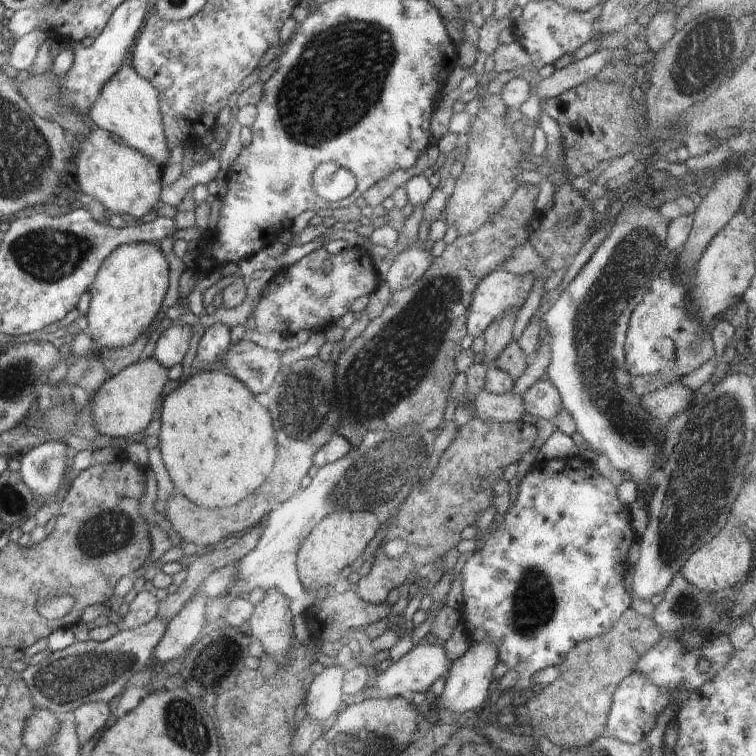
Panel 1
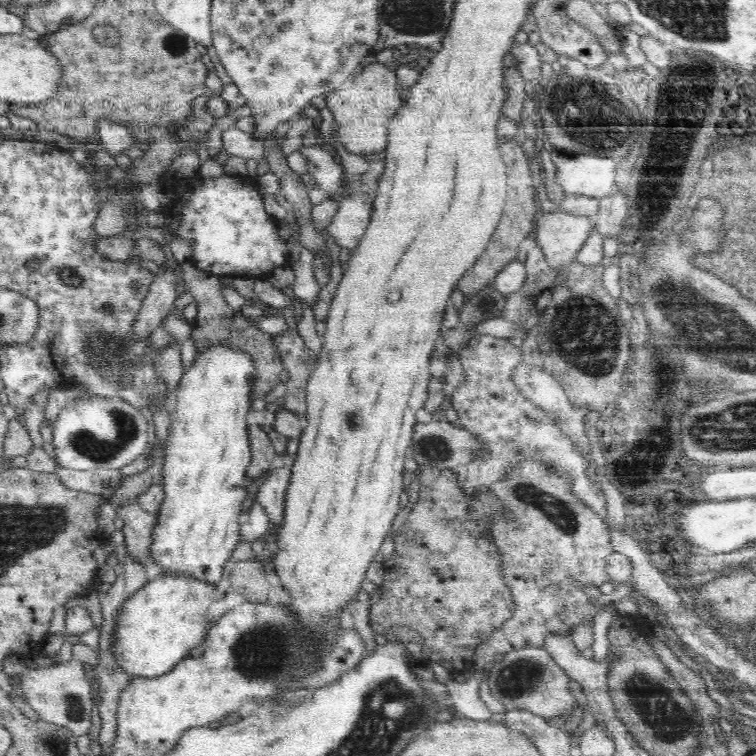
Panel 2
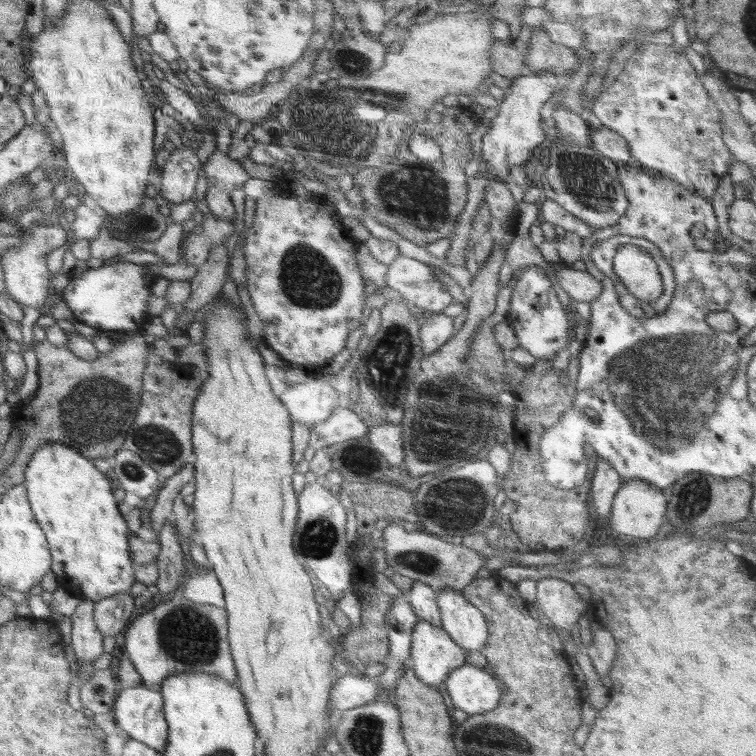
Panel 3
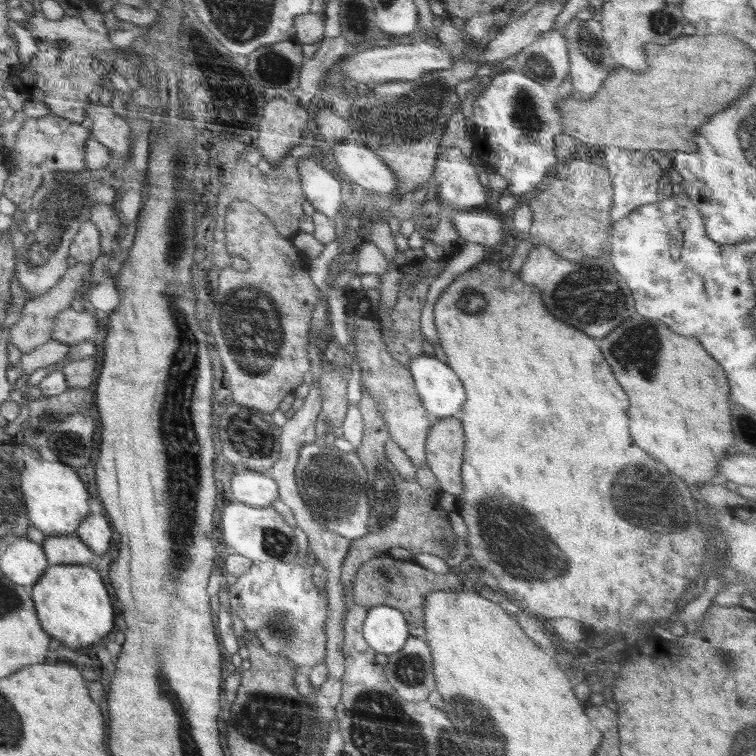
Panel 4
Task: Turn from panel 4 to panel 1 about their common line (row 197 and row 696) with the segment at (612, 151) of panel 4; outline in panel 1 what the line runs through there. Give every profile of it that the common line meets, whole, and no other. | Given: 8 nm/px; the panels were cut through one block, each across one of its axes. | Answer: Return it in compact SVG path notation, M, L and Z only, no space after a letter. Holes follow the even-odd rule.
M634 670L620 681L614 691L603 734L615 736L626 744L636 746L639 742L643 742L646 734L654 728L656 716L666 708L666 704L668 694L660 692L660 688L654 686L642 672Z

